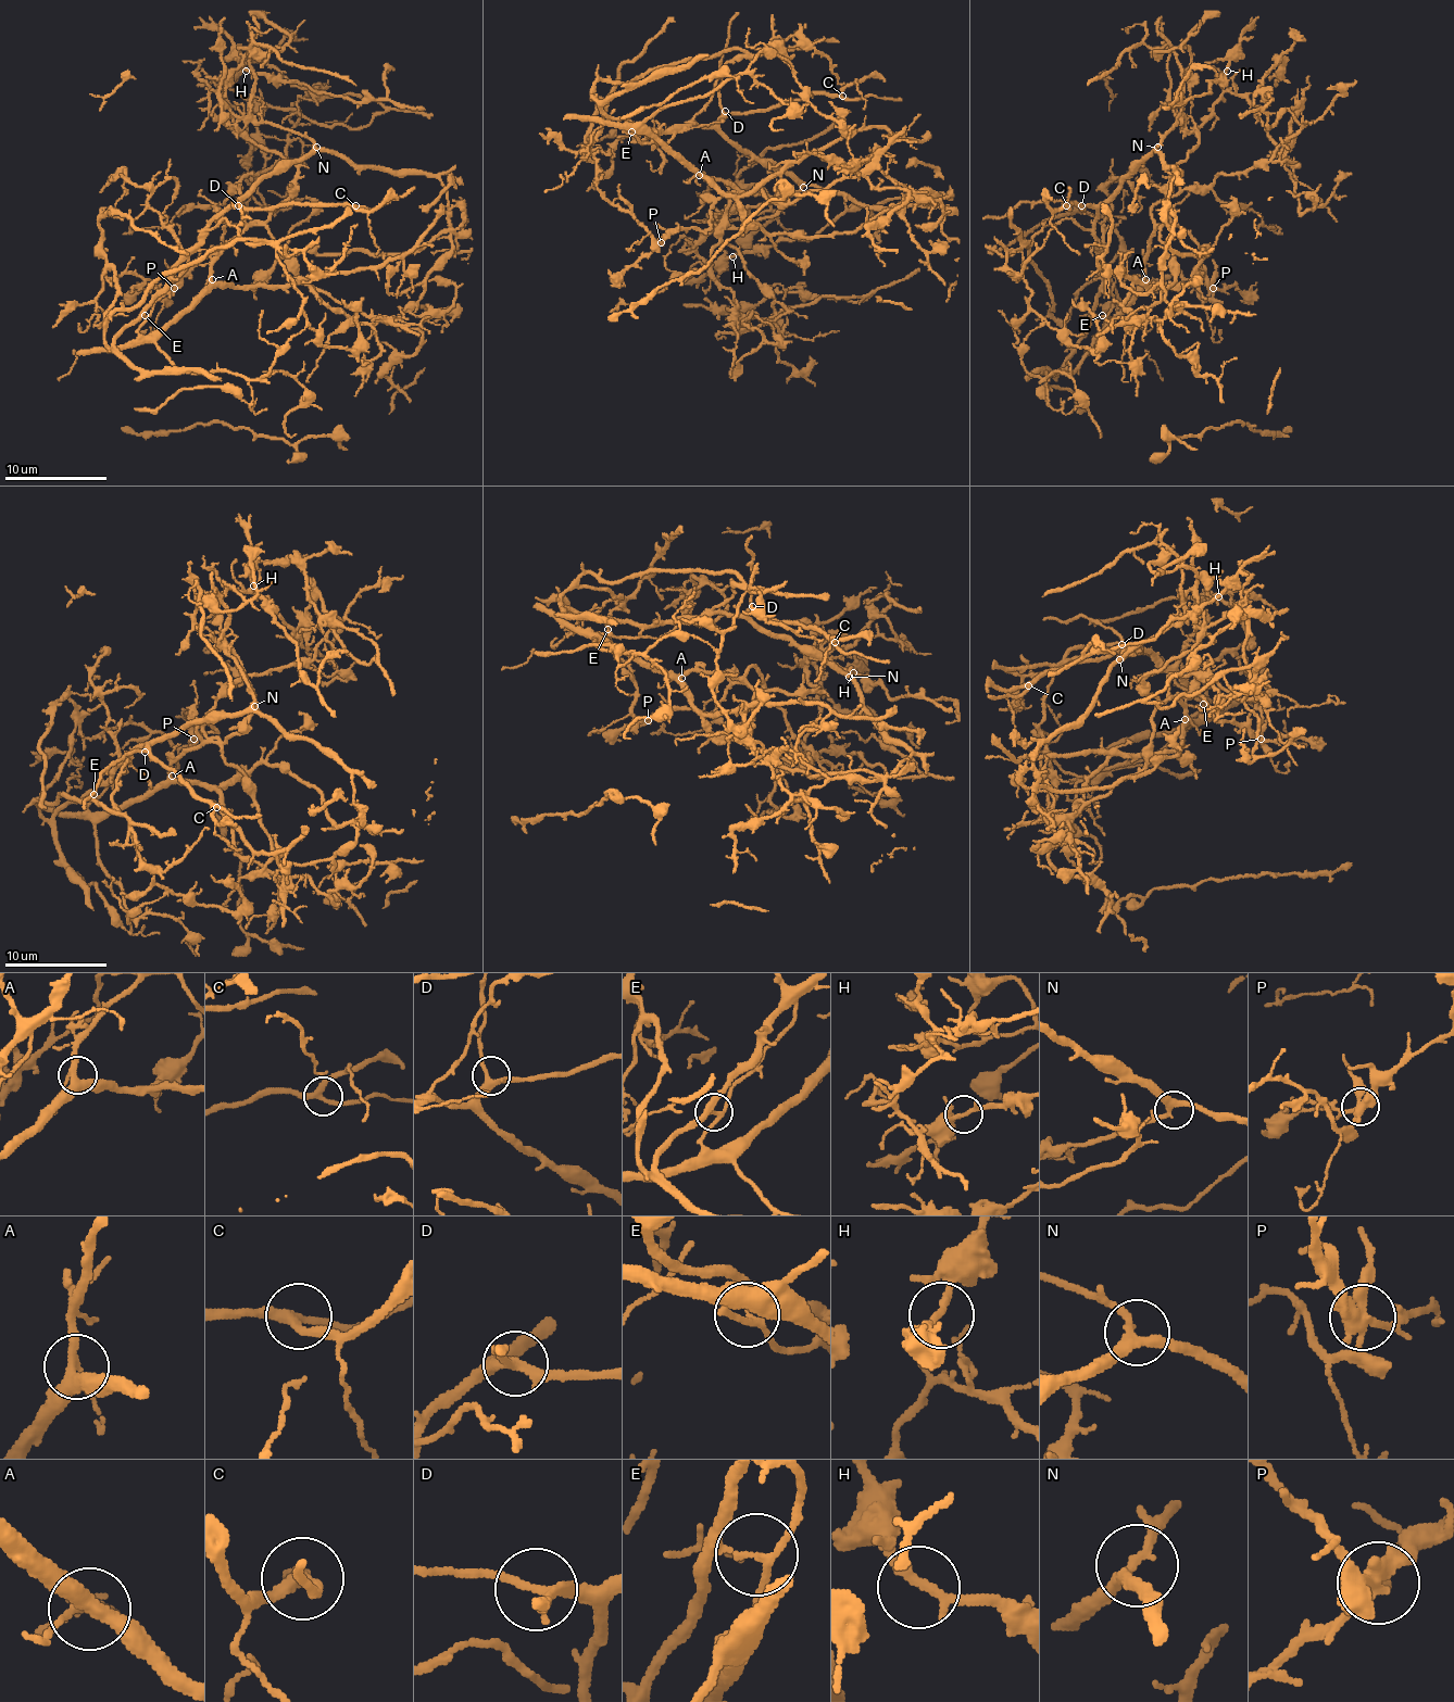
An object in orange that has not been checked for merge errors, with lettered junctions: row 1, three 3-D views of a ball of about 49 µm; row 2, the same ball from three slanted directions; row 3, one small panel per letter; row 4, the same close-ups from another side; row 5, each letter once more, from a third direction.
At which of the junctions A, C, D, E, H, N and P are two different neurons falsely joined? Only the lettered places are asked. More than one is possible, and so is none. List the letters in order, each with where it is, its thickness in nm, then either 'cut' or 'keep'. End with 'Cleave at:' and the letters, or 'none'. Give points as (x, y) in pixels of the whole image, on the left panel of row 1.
A: at (212, 279); 360 nm thick; keep
C: at (355, 205); 280 nm thick; keep
D: at (238, 205); 240 nm thick; keep
E: at (145, 315); 130 nm thick; cut
H: at (246, 71); 170 nm thick; keep
N: at (316, 147); 280 nm thick; keep
P: at (174, 288); 380 nm thick; cut
Cleave at: E, P

